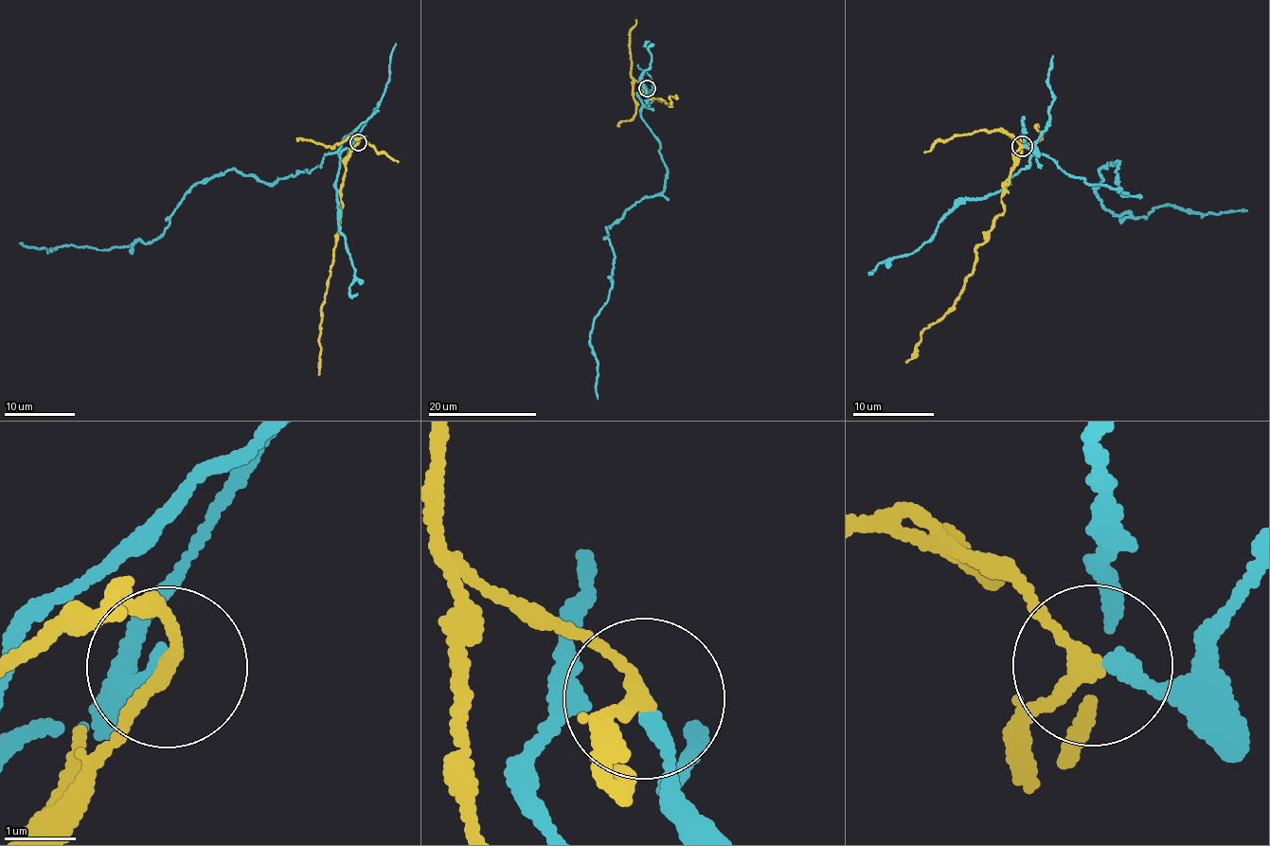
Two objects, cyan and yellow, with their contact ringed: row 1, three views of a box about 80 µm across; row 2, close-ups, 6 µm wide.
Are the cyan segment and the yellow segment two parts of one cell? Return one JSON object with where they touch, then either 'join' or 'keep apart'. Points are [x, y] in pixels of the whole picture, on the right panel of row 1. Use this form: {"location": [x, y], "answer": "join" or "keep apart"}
{"location": [1022, 146], "answer": "keep apart"}

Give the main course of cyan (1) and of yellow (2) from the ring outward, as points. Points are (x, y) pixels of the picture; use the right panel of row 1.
1: (1024, 146), (1127, 195), (1115, 160), (1099, 171), (1097, 198), (1119, 216), (1145, 218), (1165, 205), (1247, 211)
2: (1022, 147), (1002, 196), (1004, 211), (994, 219), (990, 239), (975, 248), (973, 274), (905, 362)

